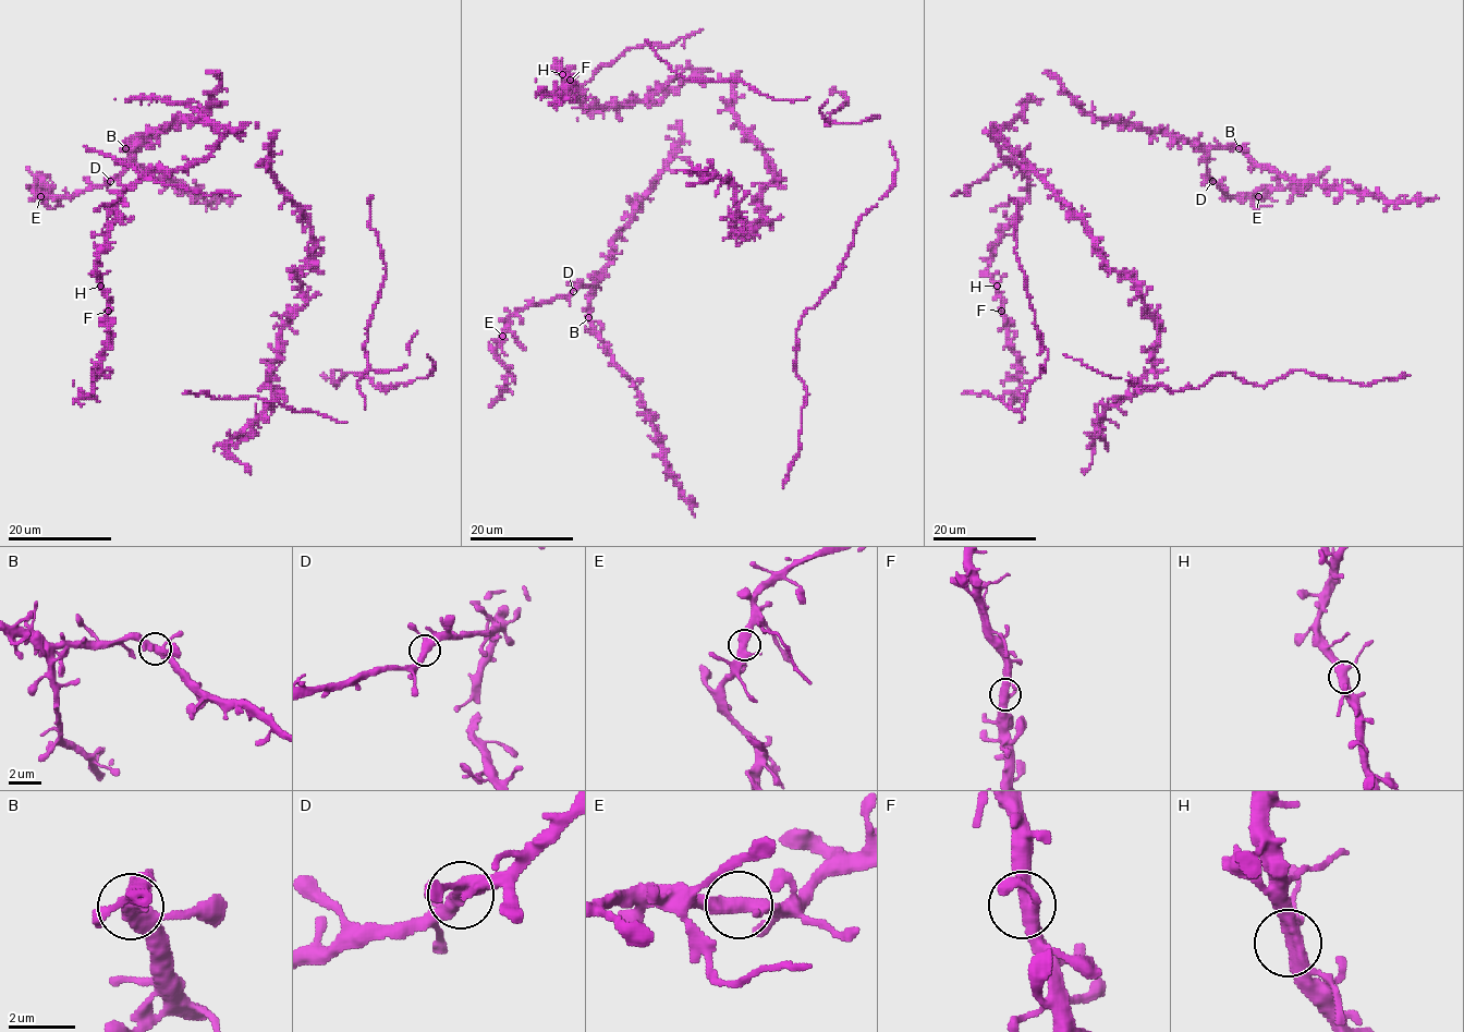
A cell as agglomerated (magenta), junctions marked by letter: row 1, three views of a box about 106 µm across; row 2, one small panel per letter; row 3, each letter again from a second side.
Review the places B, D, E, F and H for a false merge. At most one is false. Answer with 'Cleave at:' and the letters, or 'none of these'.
Cleave at: none of these

